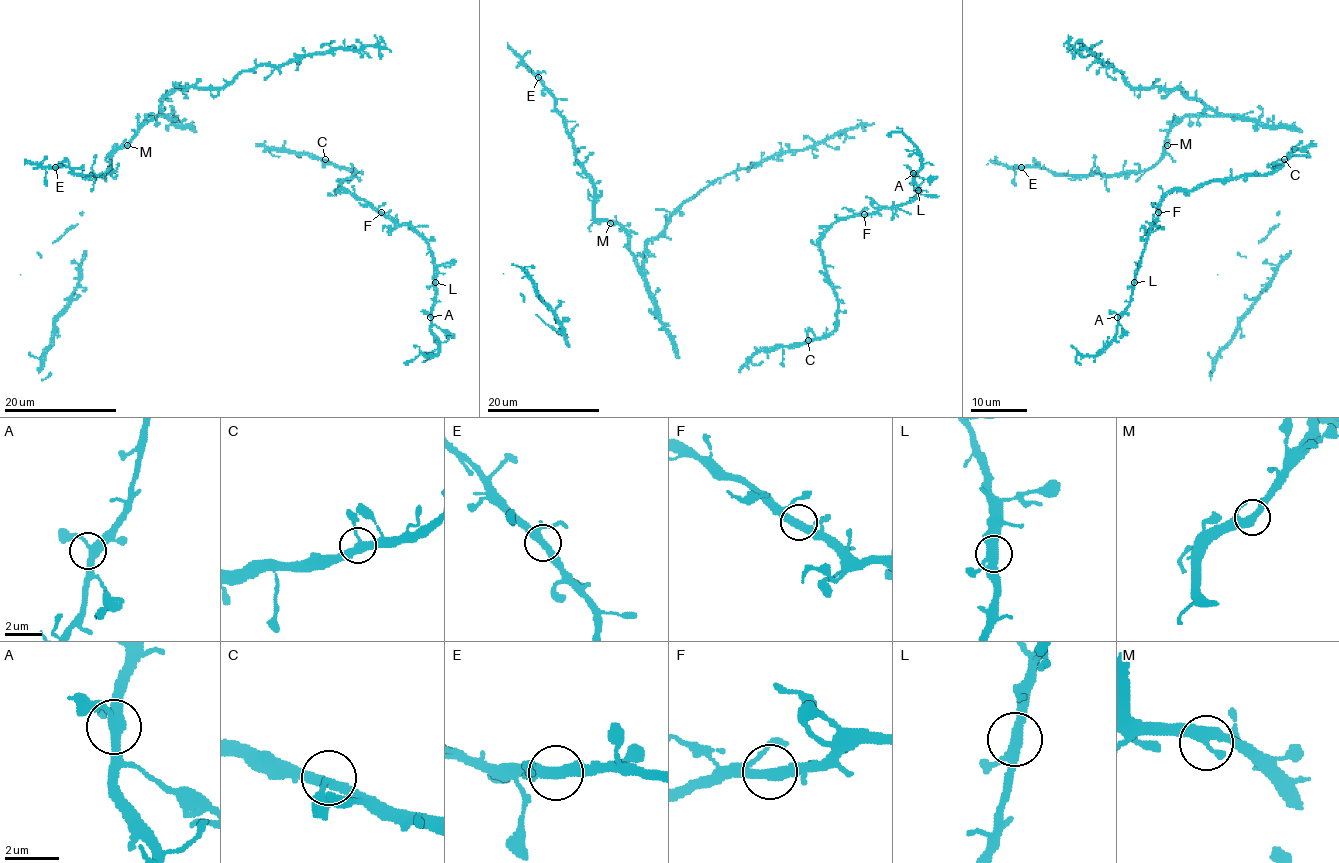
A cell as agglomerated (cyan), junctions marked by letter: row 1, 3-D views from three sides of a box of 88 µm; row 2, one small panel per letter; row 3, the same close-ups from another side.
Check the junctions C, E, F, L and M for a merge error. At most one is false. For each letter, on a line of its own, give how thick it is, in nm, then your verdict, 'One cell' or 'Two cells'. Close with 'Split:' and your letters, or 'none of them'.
C: Thickness 320 nm. One cell
E: Thickness 340 nm. One cell
F: Thickness 320 nm. One cell
L: Thickness 340 nm. One cell
M: Thickness 340 nm. One cell
Split: none of them

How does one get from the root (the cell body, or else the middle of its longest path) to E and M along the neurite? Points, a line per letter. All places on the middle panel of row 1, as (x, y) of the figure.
E: (679, 358), (630, 252), (630, 237), (616, 223), (595, 217), (593, 179), (576, 158), (552, 93), (538, 77)
M: (679, 358), (674, 337), (658, 313), (657, 300), (630, 252), (630, 237), (616, 223), (610, 223)

